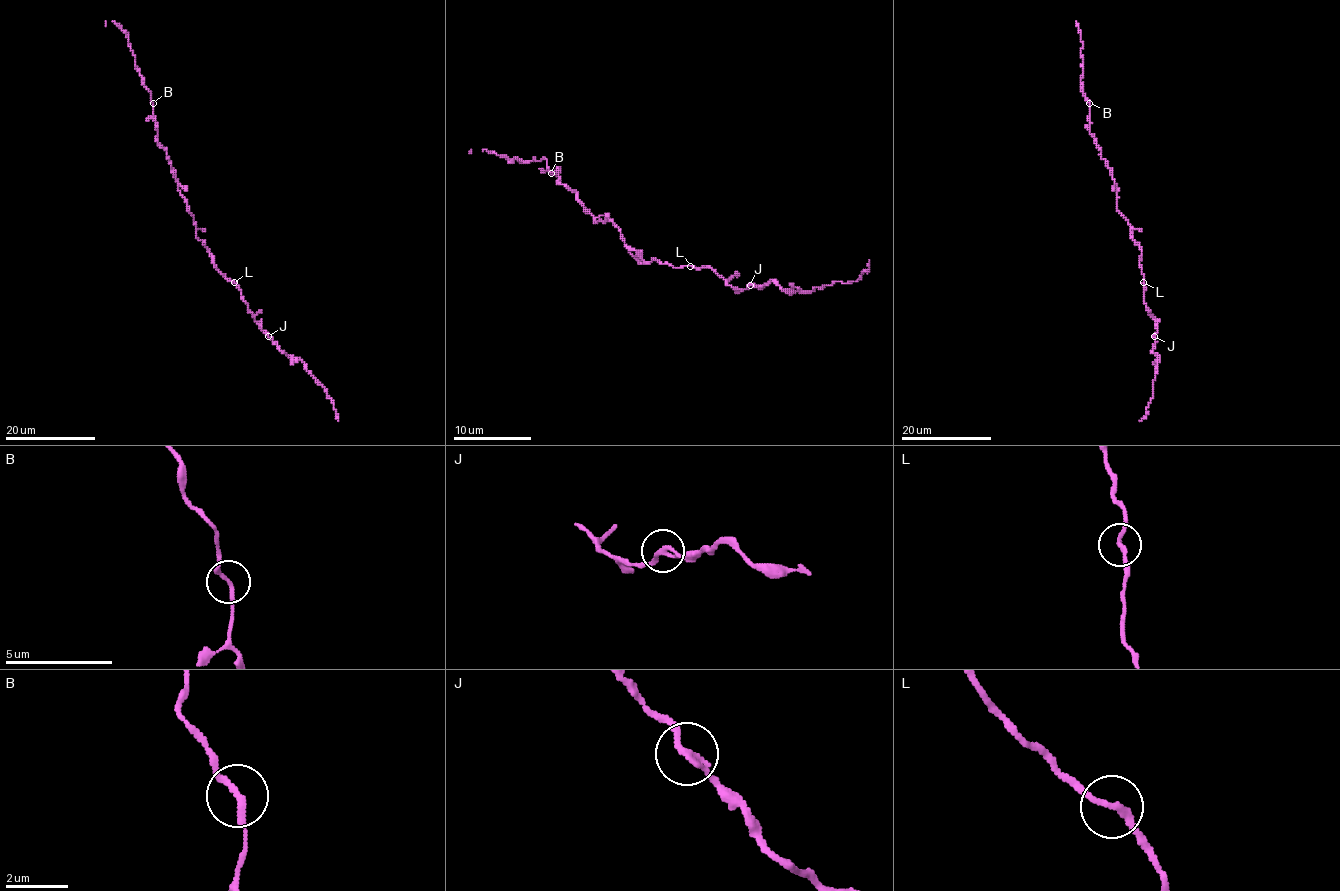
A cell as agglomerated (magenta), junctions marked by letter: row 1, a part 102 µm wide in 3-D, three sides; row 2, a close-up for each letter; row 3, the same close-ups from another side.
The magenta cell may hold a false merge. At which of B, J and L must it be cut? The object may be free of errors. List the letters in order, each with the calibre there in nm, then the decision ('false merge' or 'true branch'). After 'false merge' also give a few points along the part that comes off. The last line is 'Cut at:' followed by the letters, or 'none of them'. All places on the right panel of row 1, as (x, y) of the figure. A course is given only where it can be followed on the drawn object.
B: 200 nm | true branch
J: 200 nm | true branch
L: 200 nm | true branch
Cut at: none of them

